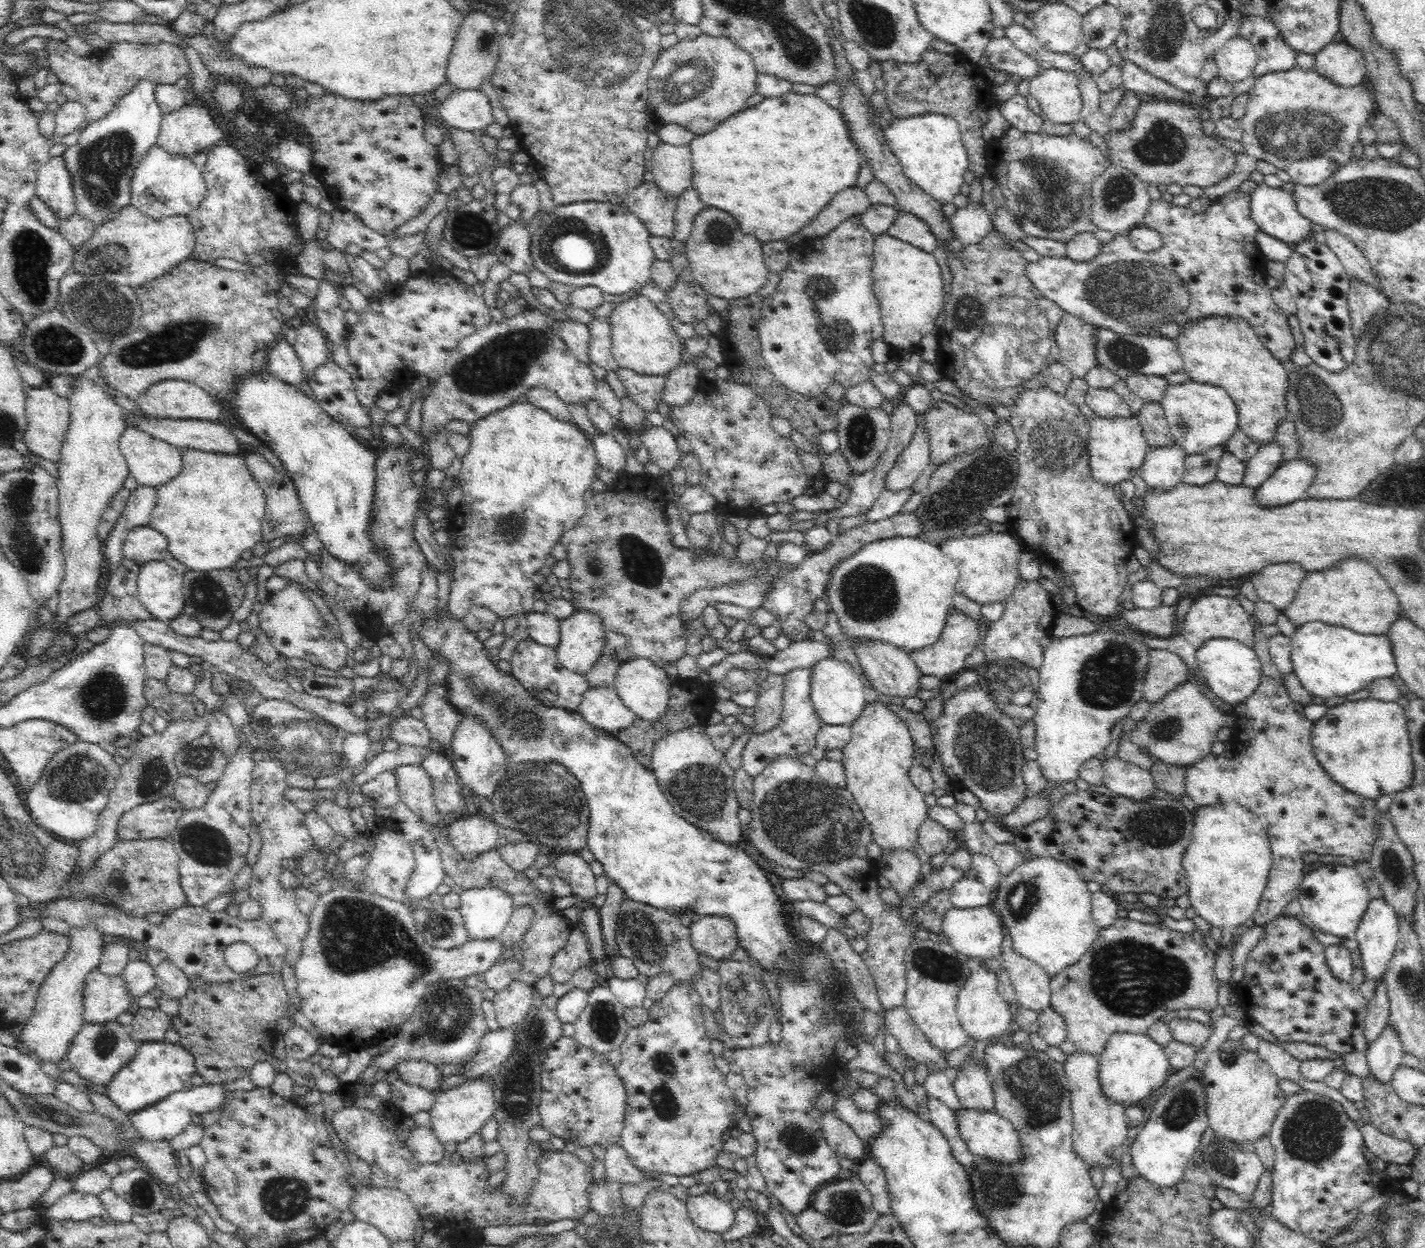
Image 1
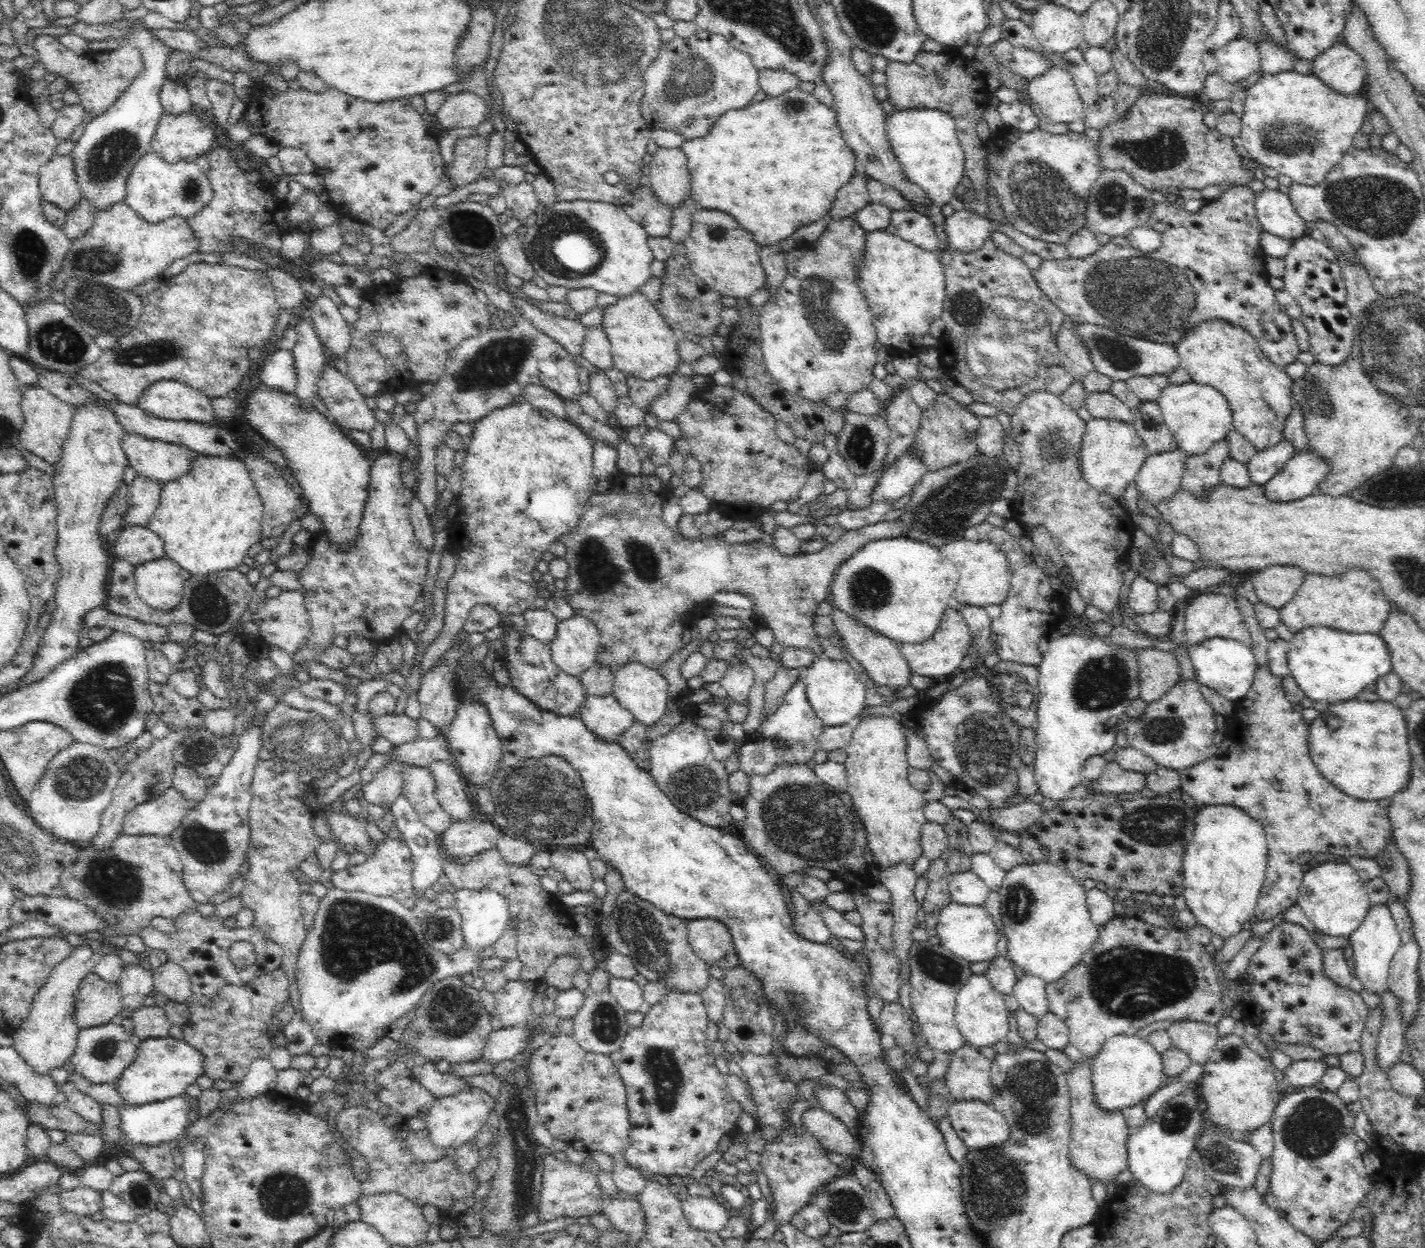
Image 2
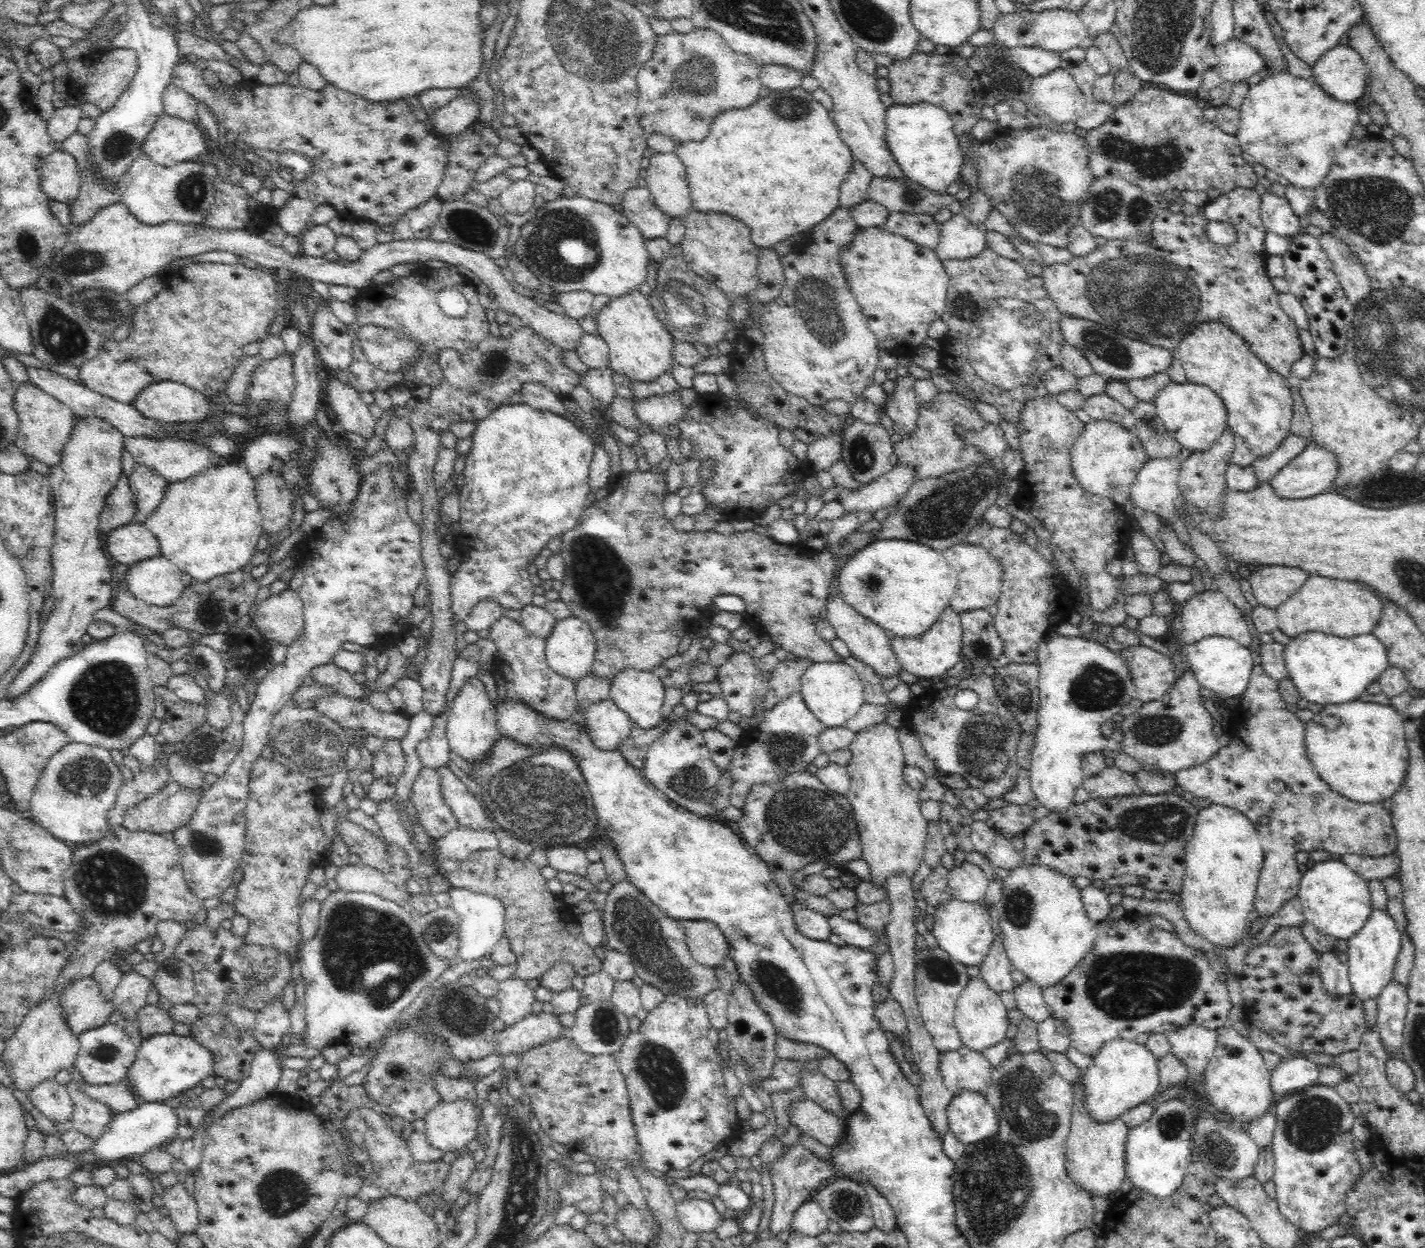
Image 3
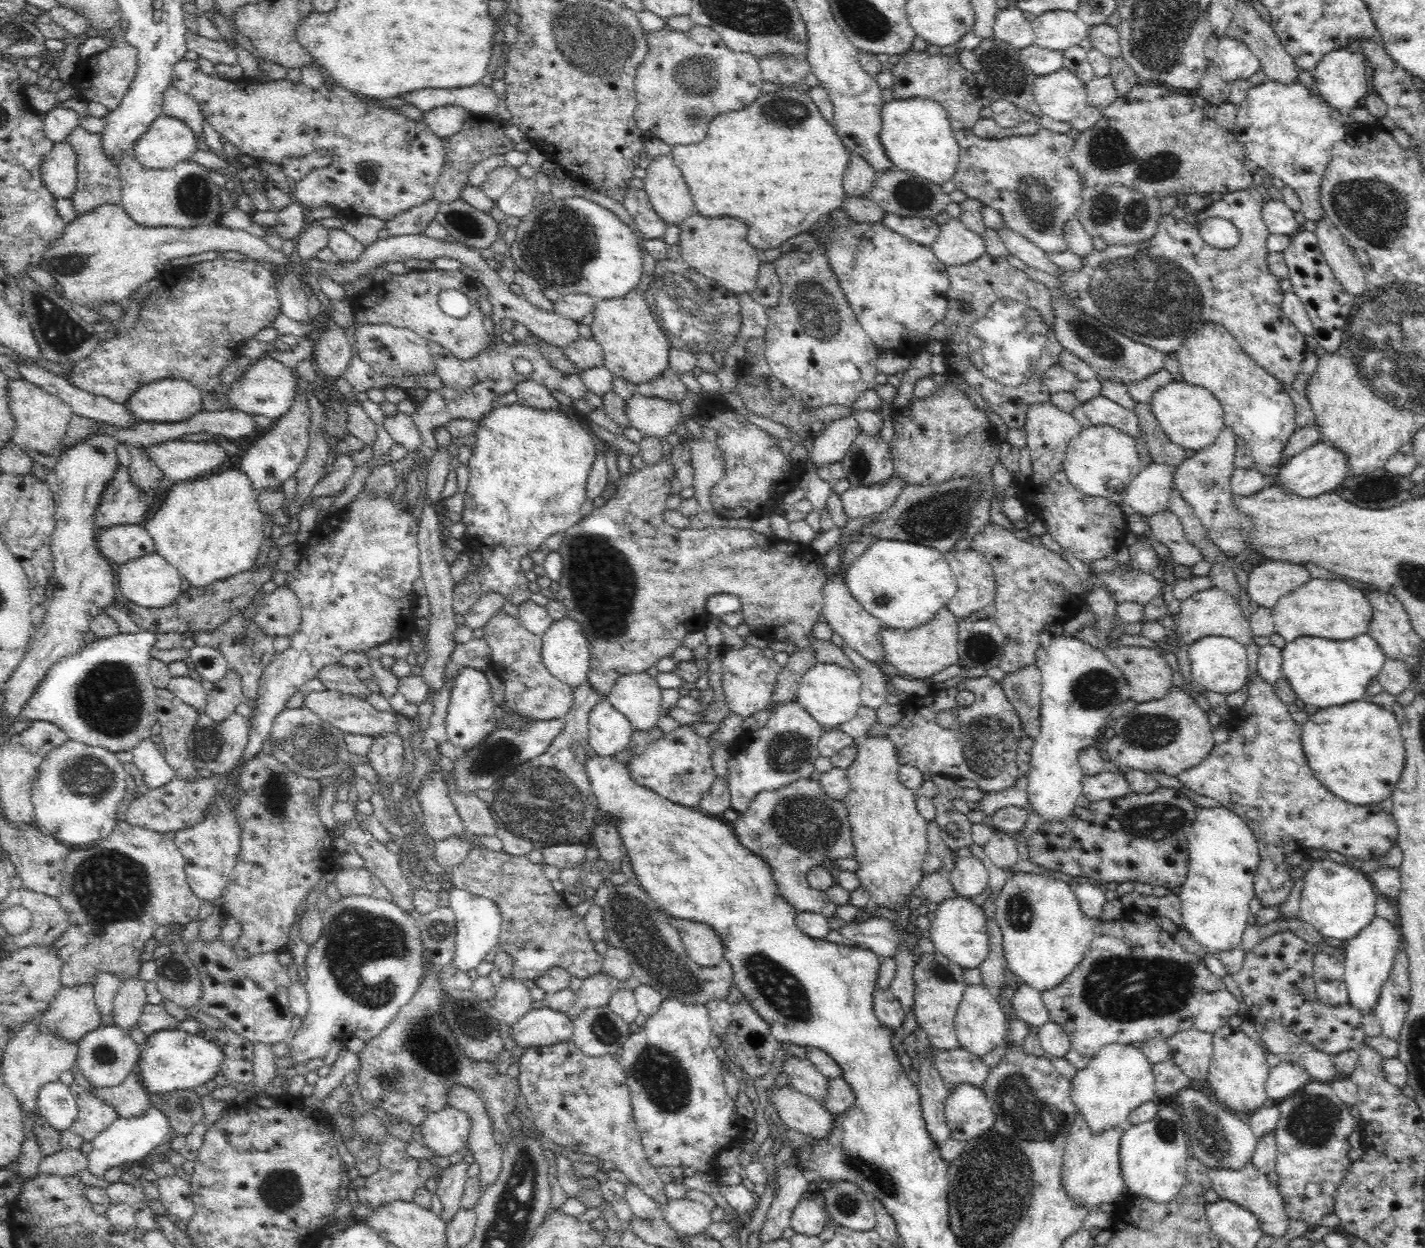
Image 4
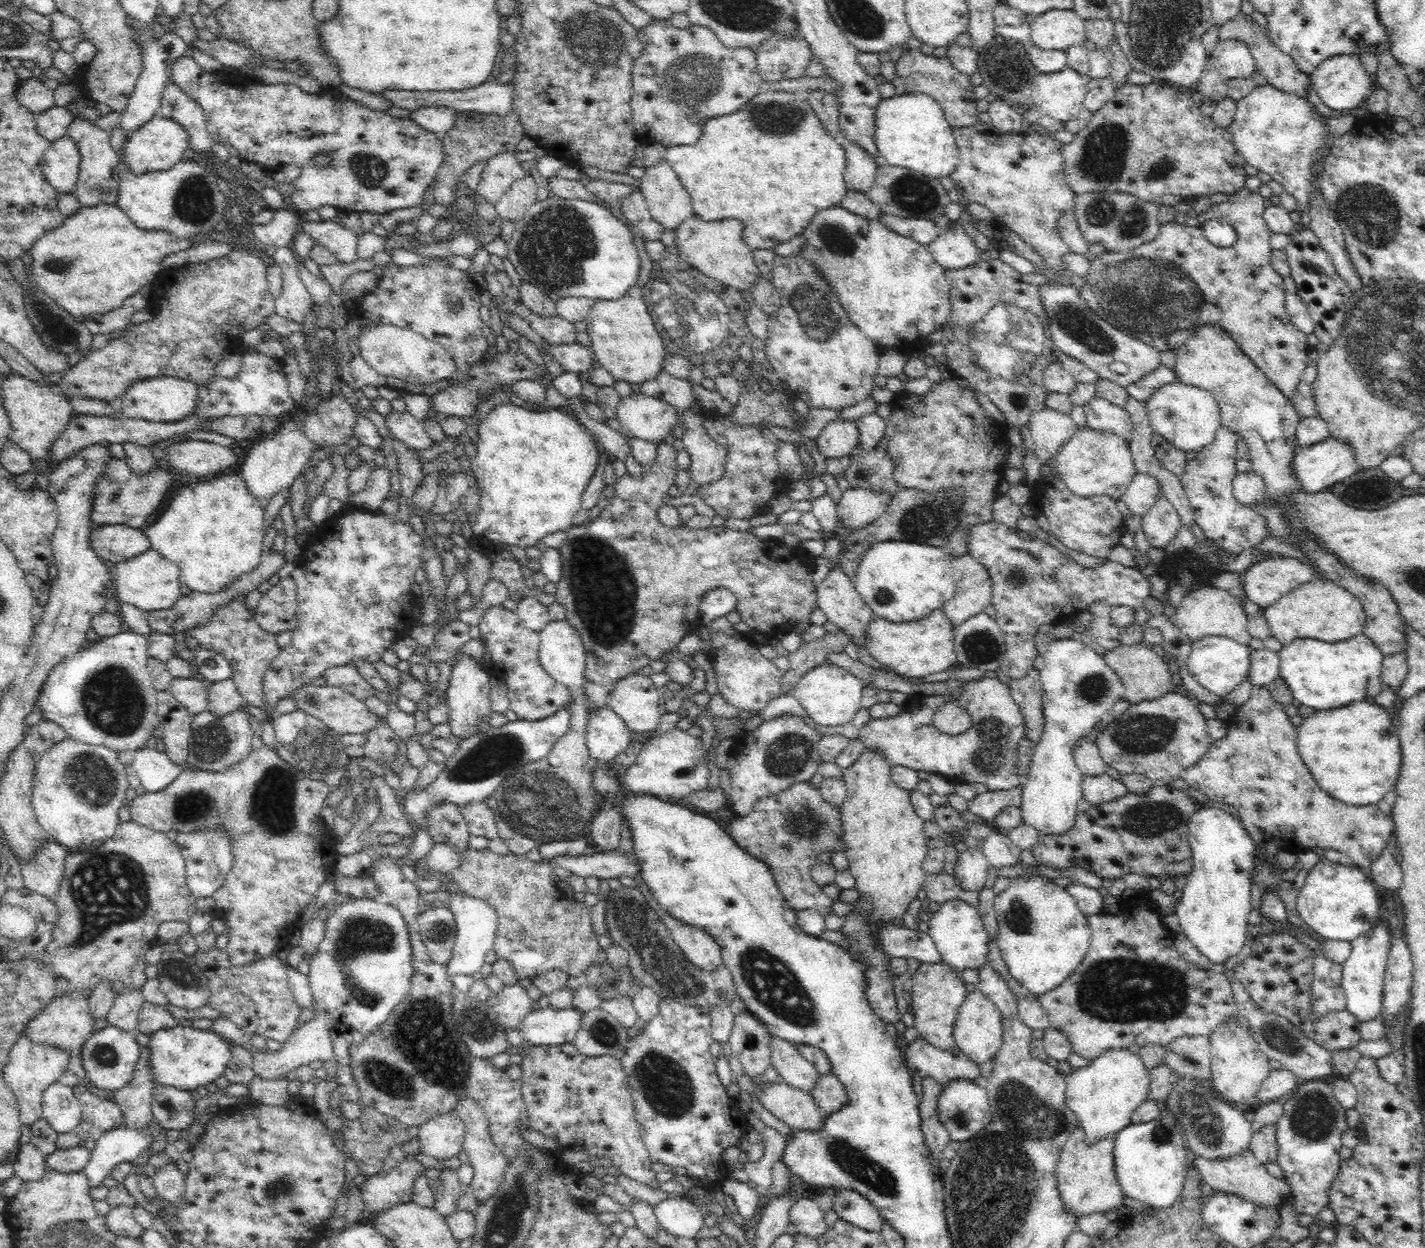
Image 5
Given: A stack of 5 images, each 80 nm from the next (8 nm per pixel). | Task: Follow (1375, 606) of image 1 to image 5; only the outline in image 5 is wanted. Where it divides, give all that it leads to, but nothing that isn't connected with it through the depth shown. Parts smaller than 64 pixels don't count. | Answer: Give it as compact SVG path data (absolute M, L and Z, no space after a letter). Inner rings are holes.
M1314 576L1310 582L1294 588L1278 599L1262 614L1268 624L1270 635L1286 647L1297 639L1314 639L1326 643L1349 640L1363 632L1366 621L1362 604L1354 595L1332 581Z

